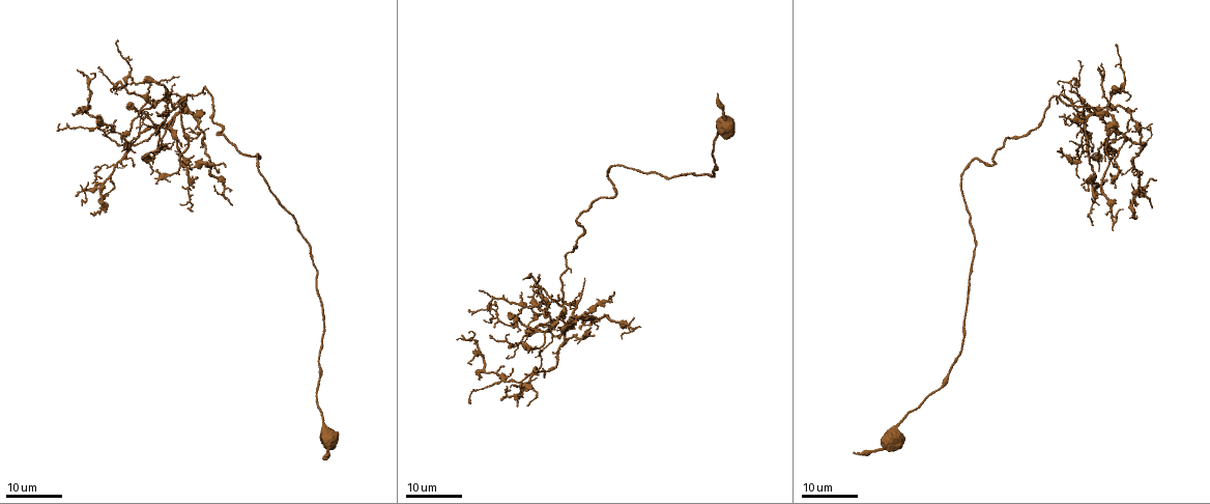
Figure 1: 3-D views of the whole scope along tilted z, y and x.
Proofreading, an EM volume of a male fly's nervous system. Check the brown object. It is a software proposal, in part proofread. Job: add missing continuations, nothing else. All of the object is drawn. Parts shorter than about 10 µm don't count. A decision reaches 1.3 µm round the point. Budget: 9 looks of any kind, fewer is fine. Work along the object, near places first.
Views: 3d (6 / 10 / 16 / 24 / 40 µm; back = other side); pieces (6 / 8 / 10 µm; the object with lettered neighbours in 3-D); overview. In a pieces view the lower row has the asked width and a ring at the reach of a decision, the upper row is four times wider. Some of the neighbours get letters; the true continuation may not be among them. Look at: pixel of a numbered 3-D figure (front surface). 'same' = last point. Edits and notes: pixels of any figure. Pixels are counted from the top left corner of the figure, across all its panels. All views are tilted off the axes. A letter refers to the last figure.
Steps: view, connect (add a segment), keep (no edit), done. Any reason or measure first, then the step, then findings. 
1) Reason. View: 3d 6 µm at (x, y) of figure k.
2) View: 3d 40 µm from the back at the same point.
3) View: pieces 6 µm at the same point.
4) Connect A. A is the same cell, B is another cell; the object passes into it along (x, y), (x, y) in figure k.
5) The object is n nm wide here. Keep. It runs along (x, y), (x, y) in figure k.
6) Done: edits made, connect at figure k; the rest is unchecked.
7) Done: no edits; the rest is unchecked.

Tapers out. View: 3d 16 µm at (520, 397) of figure 1.

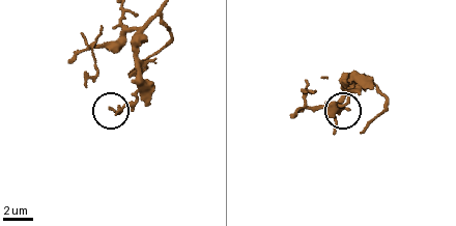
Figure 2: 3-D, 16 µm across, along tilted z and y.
View: pieces 8 µm at (341, 104) of figure 2.

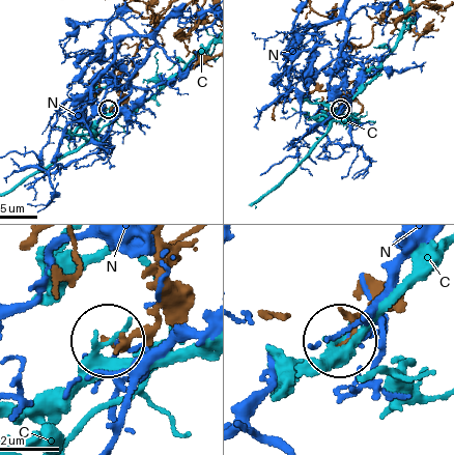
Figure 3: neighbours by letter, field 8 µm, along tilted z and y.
Keep. C and N are other cells; it runs along (161, 245), (165, 299), (159, 312), (130, 340), (107, 338) in figure 3; none of them fits.

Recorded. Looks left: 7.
Tapers out. View: 3d 16 µm at (58, 125) of figure 1.

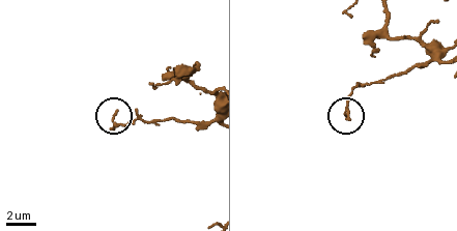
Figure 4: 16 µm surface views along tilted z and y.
View: pieces 8 µm at (116, 112) of figure 4.

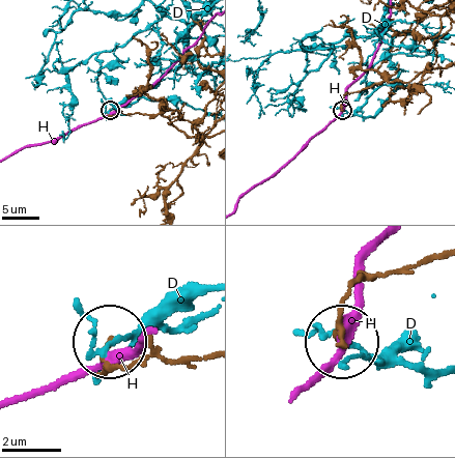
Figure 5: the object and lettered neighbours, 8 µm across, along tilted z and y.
Keep. D and H are other cells; none of them fits.

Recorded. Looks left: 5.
Branch stops here. View: 3d 16 µm at (1137, 108) of figure 1.

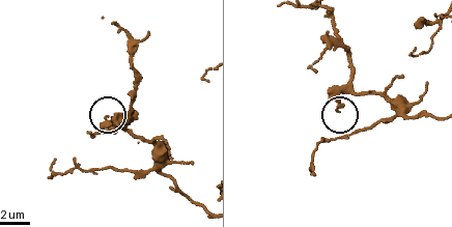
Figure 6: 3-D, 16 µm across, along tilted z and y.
What lies round it. View: pieces 10 µm at (336, 111) of figure 6.

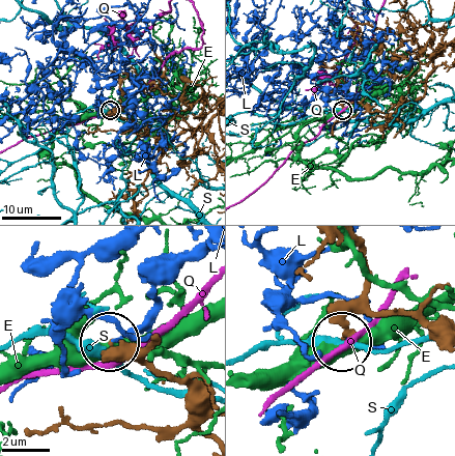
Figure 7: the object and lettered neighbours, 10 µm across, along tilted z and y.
Keep. E, L, Q and S are other cells; none of them fits.

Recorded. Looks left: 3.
Long arm stops here. View: 3d 24 µm at (459, 339) of figure 1.

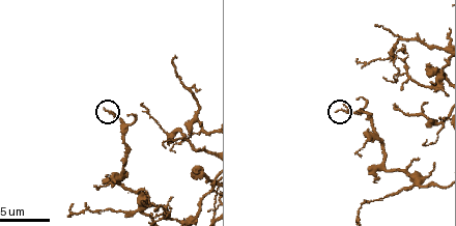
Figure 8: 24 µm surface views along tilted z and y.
View: pieces 8 µm at (337, 109) of figure 8.

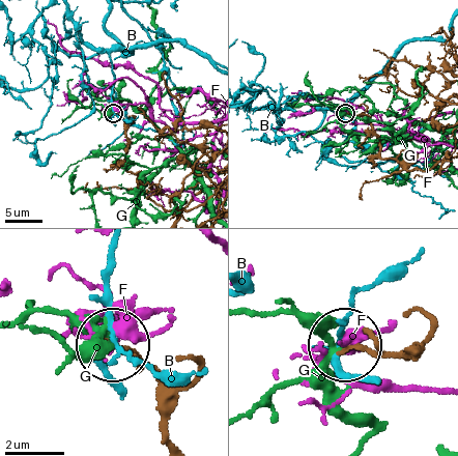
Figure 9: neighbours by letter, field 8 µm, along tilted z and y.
Keep. B, F and G are other cells; it runs along (417, 347), (383, 355), (351, 345) in figure 9; none of them fits.

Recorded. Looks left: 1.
Done: no edits; the rest is unchecked.

